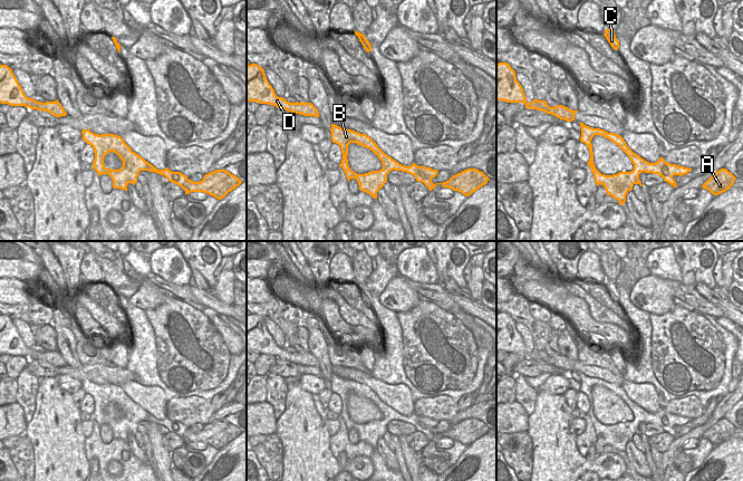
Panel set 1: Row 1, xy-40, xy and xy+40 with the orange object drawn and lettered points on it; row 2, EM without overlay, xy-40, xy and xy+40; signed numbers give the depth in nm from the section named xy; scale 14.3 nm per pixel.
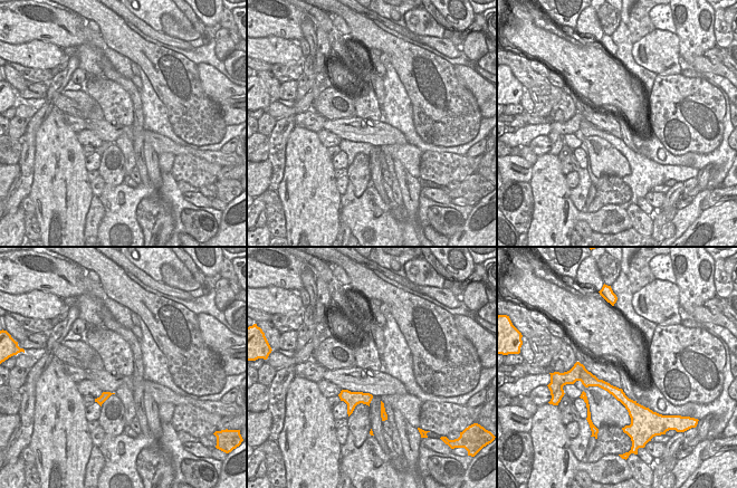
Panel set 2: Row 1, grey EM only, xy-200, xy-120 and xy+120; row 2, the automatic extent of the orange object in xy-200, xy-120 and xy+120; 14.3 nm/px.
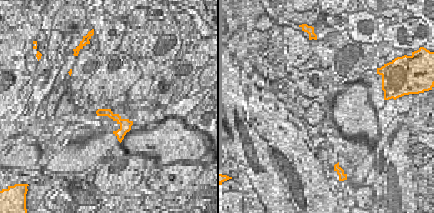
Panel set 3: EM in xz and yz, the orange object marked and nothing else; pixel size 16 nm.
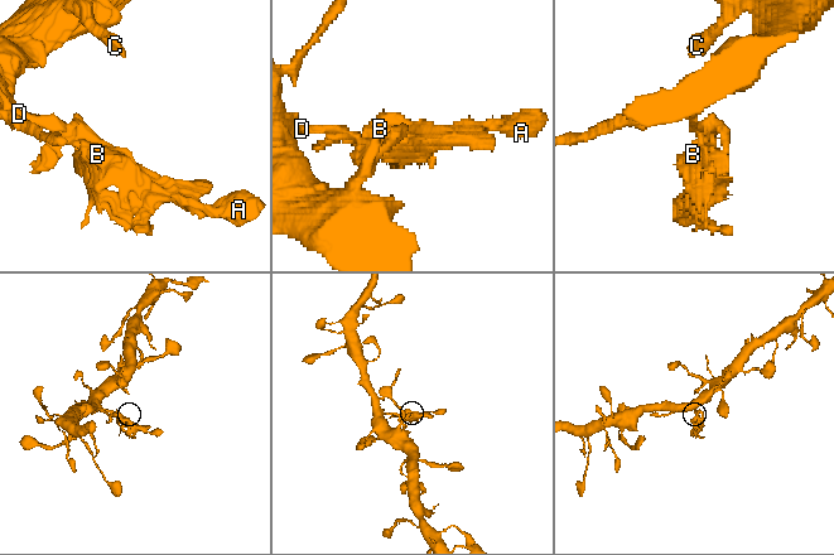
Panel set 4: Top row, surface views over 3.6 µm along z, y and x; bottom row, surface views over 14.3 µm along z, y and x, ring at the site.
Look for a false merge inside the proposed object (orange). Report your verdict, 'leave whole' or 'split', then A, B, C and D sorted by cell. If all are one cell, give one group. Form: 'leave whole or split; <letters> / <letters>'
split; A B / C D

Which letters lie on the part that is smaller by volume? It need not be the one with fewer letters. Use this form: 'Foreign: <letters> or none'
Foreign: A, B

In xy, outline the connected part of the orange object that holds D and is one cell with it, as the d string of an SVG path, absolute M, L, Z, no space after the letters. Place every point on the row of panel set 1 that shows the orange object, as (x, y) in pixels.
M257 64L247 66L247 102L273 105L303 116L319 114L311 103L289 103L284 98L278 97L266 77L264 69Z

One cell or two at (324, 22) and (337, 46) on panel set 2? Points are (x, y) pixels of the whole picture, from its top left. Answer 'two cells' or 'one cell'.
one cell

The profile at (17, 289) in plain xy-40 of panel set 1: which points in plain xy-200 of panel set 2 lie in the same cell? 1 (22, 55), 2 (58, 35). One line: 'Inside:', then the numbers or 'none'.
Inside: 1

